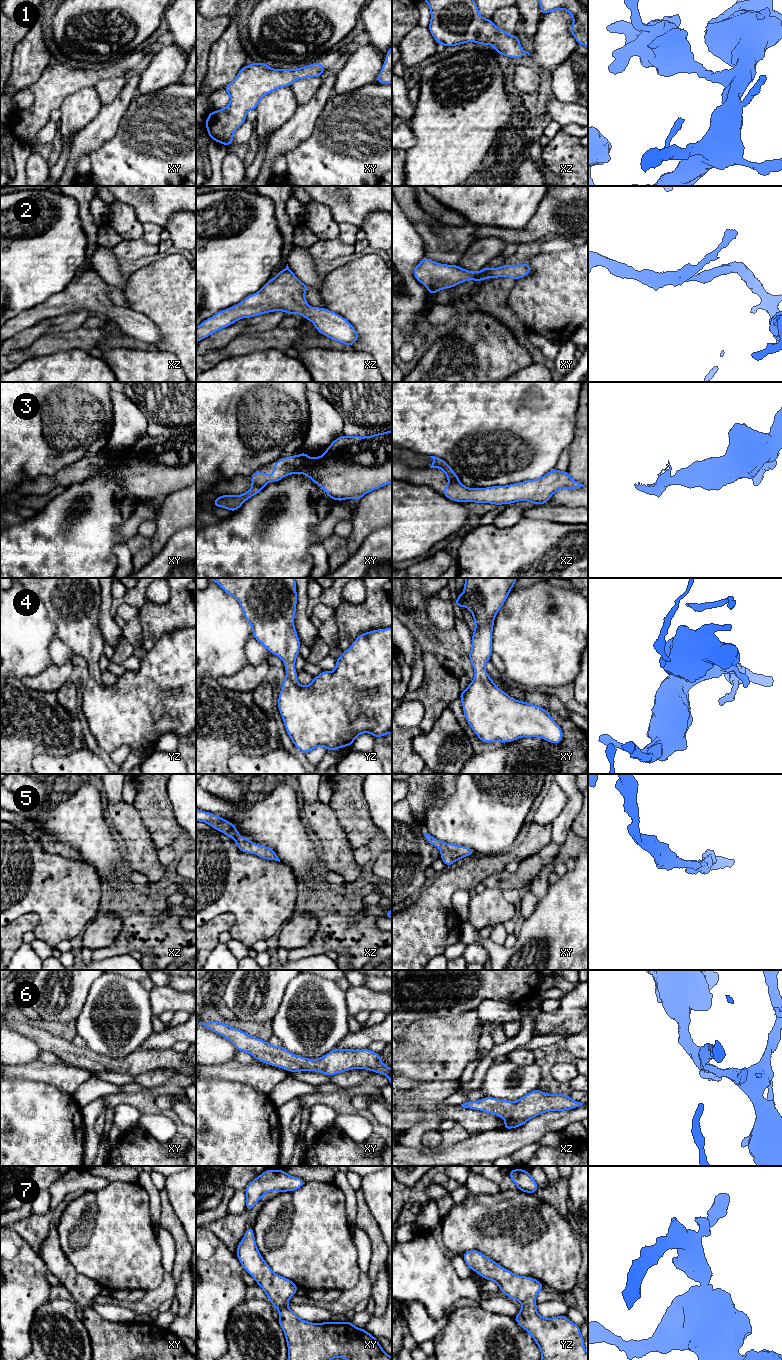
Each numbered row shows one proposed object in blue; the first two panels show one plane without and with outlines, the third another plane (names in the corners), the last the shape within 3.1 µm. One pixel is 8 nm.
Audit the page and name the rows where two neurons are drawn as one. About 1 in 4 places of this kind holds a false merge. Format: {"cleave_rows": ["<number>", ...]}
{"cleave_rows": ["3"]}

